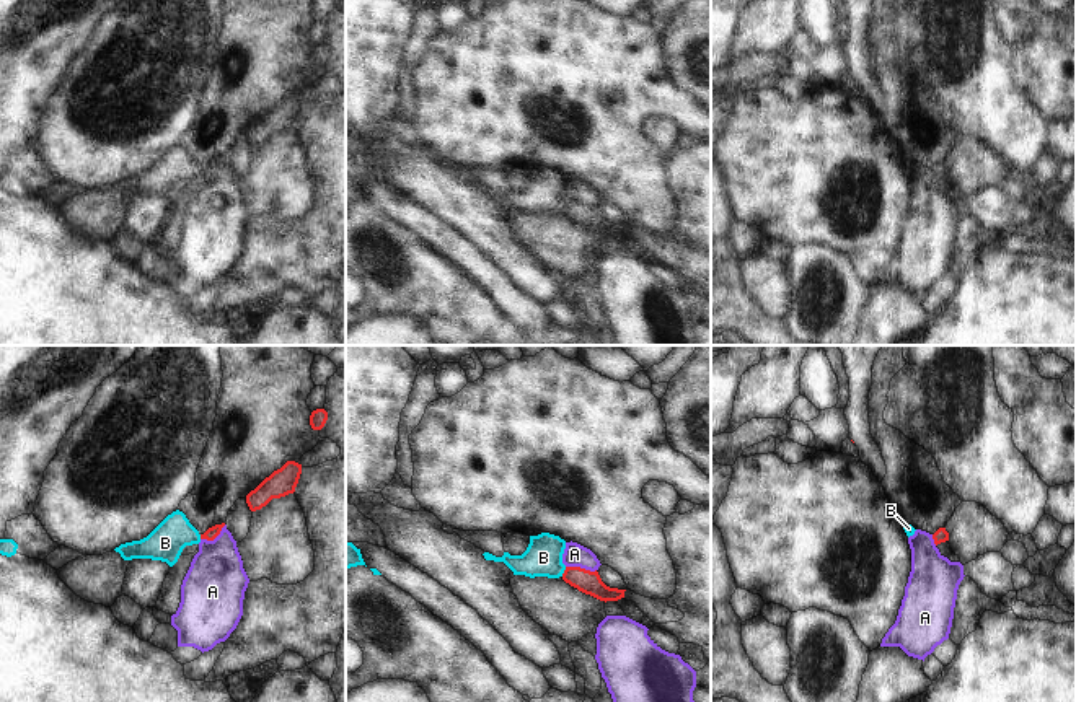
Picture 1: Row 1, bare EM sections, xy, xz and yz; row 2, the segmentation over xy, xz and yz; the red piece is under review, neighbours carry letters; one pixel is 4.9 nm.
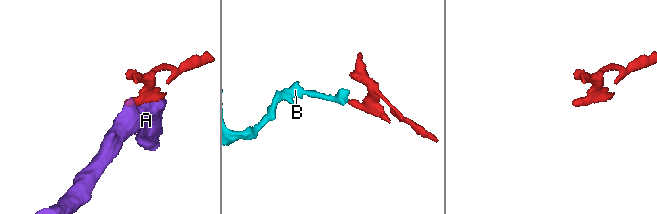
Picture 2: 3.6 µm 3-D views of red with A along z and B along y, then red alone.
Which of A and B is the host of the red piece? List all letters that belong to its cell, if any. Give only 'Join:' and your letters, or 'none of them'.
Join: B

